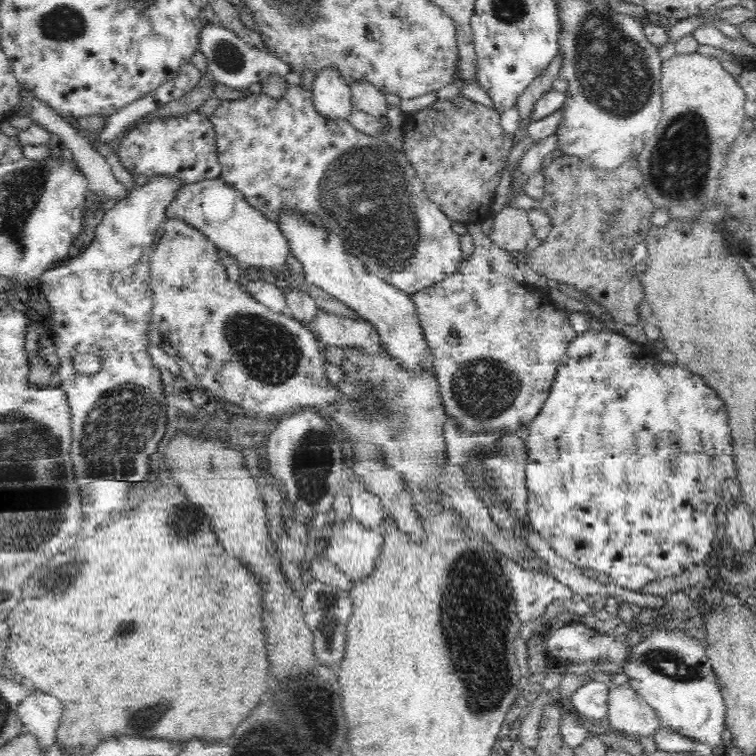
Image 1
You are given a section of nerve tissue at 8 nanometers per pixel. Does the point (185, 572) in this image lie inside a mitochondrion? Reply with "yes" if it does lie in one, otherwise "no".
no

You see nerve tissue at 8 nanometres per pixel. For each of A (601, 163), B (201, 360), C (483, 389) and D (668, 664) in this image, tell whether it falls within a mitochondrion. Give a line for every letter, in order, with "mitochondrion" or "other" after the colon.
A: other
B: other
C: mitochondrion
D: mitochondrion

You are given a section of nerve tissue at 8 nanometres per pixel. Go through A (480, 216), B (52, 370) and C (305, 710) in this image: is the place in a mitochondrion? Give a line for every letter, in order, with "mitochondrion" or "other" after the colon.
A: other
B: other
C: mitochondrion

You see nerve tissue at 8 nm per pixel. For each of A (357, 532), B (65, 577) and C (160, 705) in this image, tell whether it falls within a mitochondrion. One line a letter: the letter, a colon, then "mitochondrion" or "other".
A: other
B: mitochondrion
C: mitochondrion

